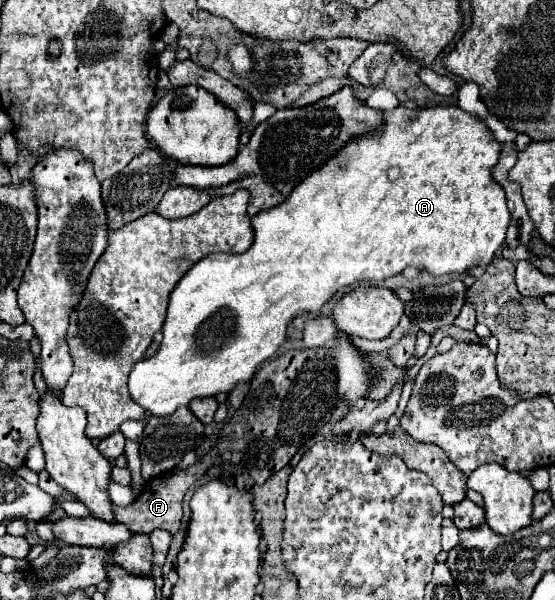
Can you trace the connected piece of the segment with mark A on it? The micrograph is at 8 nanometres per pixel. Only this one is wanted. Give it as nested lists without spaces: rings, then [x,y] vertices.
[[[402,104],[396,106],[394,110],[384,112],[382,126],[378,132],[362,134],[354,140],[348,140],[344,148],[340,148],[332,158],[328,158],[318,170],[312,170],[300,184],[294,186],[290,196],[268,210],[262,210],[252,218],[252,228],[254,228],[254,244],[250,250],[244,254],[210,254],[204,260],[196,262],[176,284],[176,288],[170,294],[170,304],[168,304],[168,316],[162,328],[164,340],[160,344],[160,350],[148,358],[140,360],[128,380],[128,390],[130,396],[146,408],[148,414],[156,416],[168,416],[172,414],[178,406],[186,406],[192,398],[200,396],[216,396],[220,392],[230,392],[238,382],[248,382],[252,380],[254,372],[258,366],[268,360],[278,346],[286,338],[286,326],[288,322],[298,314],[298,312],[318,312],[320,306],[324,306],[336,290],[342,286],[350,286],[360,280],[384,280],[394,274],[400,274],[406,266],[414,266],[418,270],[426,270],[432,276],[442,276],[442,274],[464,274],[470,266],[480,266],[480,264],[490,264],[496,250],[502,246],[506,238],[506,228],[508,228],[508,206],[506,206],[506,194],[502,186],[492,178],[492,168],[498,164],[500,158],[500,142],[494,138],[492,130],[486,126],[486,122],[470,112],[464,112],[458,106],[436,106],[436,108],[404,108]]]

